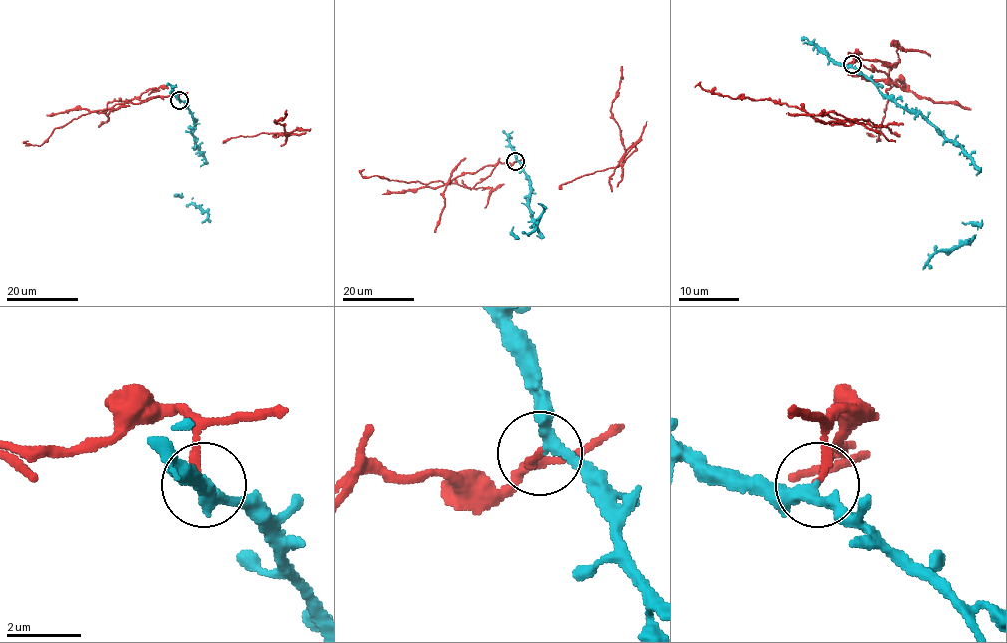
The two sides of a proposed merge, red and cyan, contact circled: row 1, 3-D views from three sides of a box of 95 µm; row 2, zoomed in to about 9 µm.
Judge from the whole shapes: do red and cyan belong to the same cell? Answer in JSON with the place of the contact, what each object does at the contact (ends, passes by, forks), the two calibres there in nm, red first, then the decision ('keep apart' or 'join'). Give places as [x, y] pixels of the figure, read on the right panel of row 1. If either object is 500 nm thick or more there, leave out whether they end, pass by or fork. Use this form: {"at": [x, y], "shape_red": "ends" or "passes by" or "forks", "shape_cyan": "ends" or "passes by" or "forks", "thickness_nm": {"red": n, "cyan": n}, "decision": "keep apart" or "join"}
{"at": [852, 64], "shape_red": "ends", "shape_cyan": "passes by", "thickness_nm": {"red": 220, "cyan": 280}, "decision": "keep apart"}

